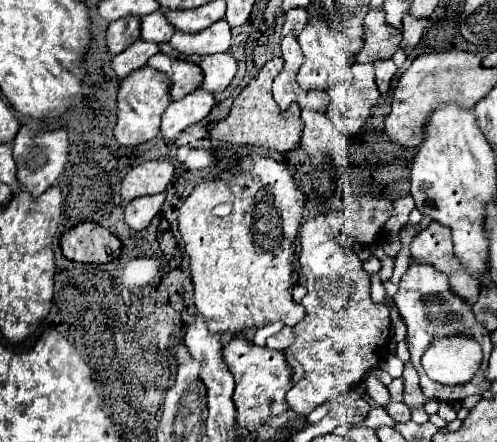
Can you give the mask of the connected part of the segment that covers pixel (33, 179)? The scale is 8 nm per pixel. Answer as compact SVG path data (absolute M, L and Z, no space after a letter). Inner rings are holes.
M21 128L13 140L13 160L17 164L17 182L27 188L33 198L39 198L63 172L67 162L67 130Z

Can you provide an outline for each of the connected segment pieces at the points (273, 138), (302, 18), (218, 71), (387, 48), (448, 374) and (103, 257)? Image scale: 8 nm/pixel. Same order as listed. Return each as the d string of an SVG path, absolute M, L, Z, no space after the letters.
M281 58L269 60L259 70L259 76L253 82L249 82L247 88L233 100L233 108L231 108L229 116L223 122L219 122L211 132L213 150L219 150L219 148L215 148L217 144L233 144L233 146L261 146L261 148L285 154L299 146L299 132L303 128L303 122L287 120L271 96L271 84L273 84L275 76L281 72L281 68L283 68Z
M289 10L285 14L285 24L283 24L283 30L281 30L281 36L287 36L287 34L299 34L307 24L307 12L305 10Z
M213 54L213 56L203 56L201 60L201 70L205 74L205 80L201 84L203 90L207 92L219 92L229 86L237 72L237 62L231 54Z
M371 8L365 18L365 46L355 62L375 62L391 58L401 44L401 32L387 26L385 12L381 8Z
M471 336L437 338L423 354L427 376L439 384L465 384L481 364L481 346Z
M83 222L59 240L65 258L83 264L105 264L121 254L121 242L97 222Z

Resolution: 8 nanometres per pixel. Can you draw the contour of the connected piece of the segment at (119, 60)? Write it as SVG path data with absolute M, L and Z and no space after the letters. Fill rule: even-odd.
M137 40L137 42L133 42L125 52L117 54L117 56L113 58L113 64L111 64L111 66L113 66L115 74L119 76L119 80L123 80L123 78L127 78L131 72L147 66L147 60L149 60L153 54L157 54L157 52L159 52L157 44L147 42L147 40Z

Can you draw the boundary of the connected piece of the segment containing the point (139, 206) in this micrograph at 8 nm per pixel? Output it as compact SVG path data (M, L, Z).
M153 194L153 196L141 196L135 198L127 204L125 208L125 222L133 228L133 230L143 230L151 224L151 220L157 216L157 212L161 210L161 204L165 200L165 194Z

